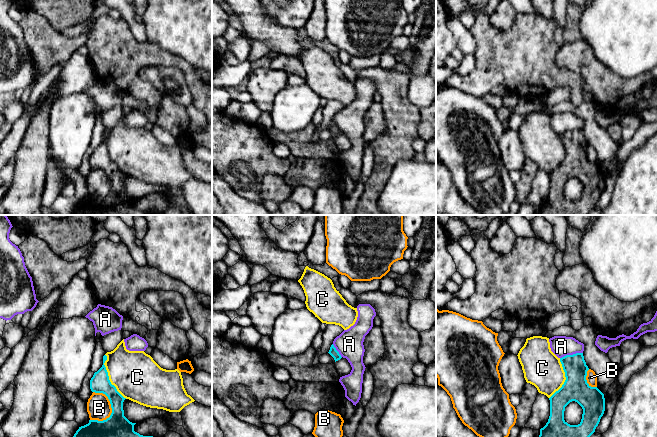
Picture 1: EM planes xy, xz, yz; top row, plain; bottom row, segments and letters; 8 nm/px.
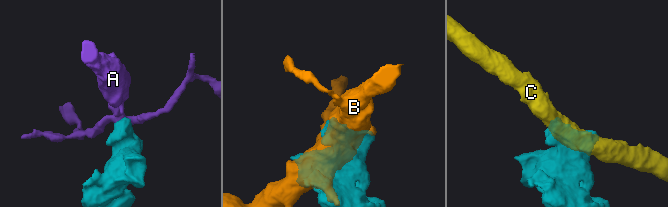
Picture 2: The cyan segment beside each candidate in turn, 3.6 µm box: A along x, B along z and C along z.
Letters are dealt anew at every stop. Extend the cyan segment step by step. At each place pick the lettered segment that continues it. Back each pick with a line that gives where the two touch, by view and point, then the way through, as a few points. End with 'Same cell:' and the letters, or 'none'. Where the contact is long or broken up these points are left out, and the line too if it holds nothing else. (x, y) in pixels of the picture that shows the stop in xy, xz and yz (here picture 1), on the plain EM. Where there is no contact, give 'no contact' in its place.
Same cell: none

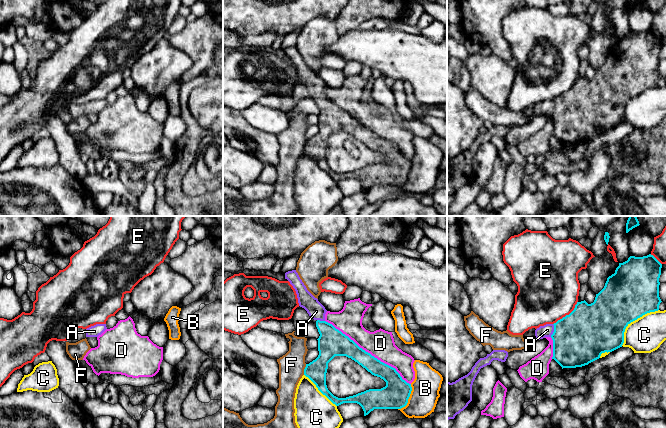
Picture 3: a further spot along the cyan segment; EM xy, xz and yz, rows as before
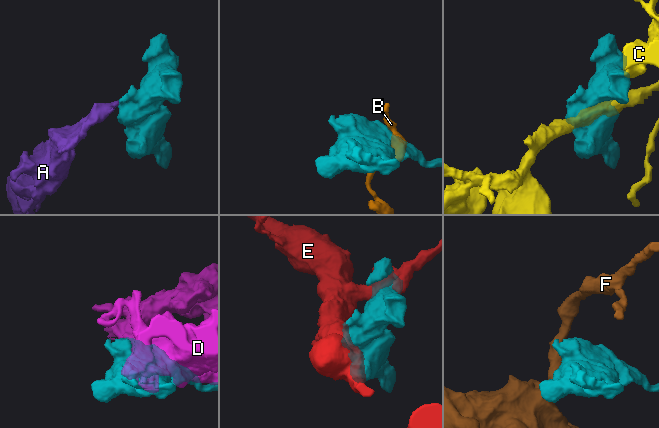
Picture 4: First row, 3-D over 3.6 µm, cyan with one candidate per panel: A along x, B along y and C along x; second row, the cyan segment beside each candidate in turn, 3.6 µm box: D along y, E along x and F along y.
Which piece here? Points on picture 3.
A: contact yz (554, 106); way yz (579, 114), (554, 106), (547, 106)
Same cell: A

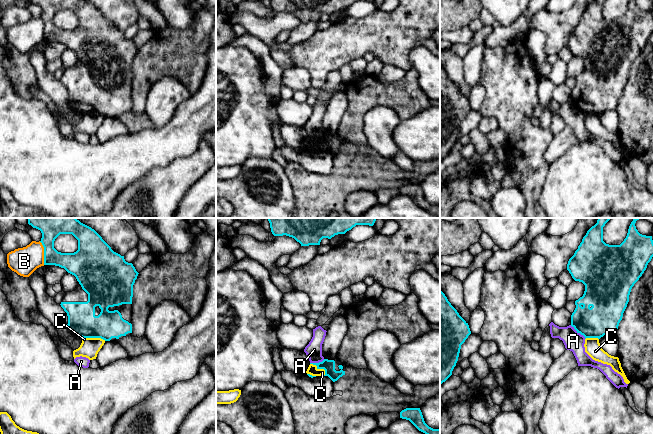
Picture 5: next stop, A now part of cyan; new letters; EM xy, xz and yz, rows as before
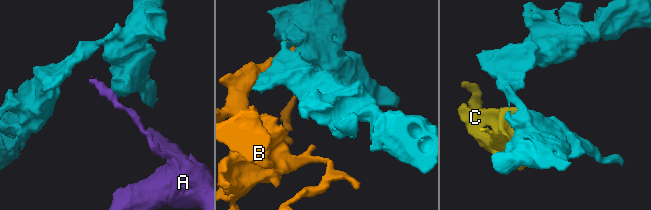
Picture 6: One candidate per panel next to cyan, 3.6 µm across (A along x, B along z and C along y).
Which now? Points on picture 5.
Same cell: none

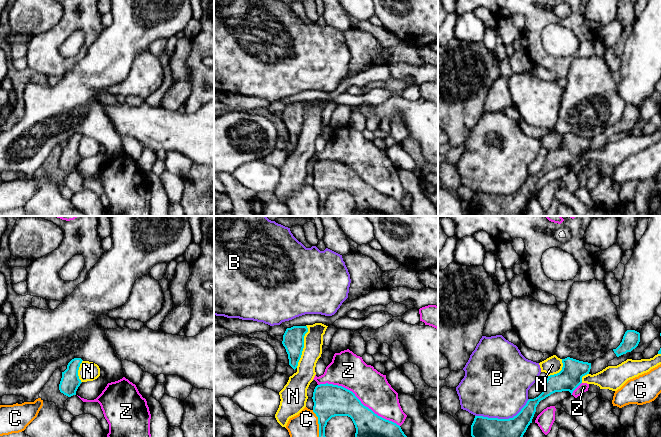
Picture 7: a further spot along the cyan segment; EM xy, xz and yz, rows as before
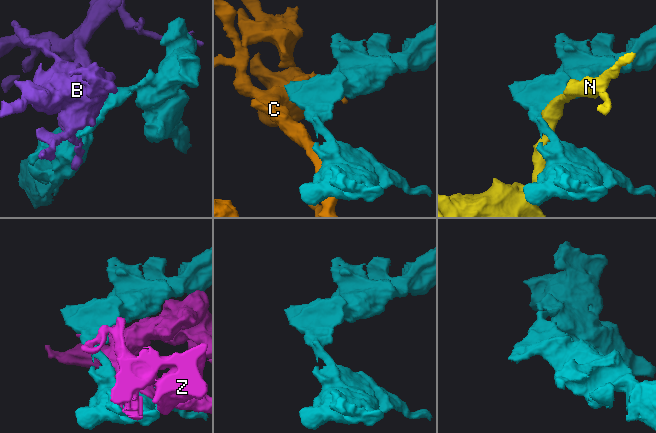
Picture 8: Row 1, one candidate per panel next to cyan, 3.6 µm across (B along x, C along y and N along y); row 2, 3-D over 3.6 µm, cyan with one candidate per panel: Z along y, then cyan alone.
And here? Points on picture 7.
Same cell: none

